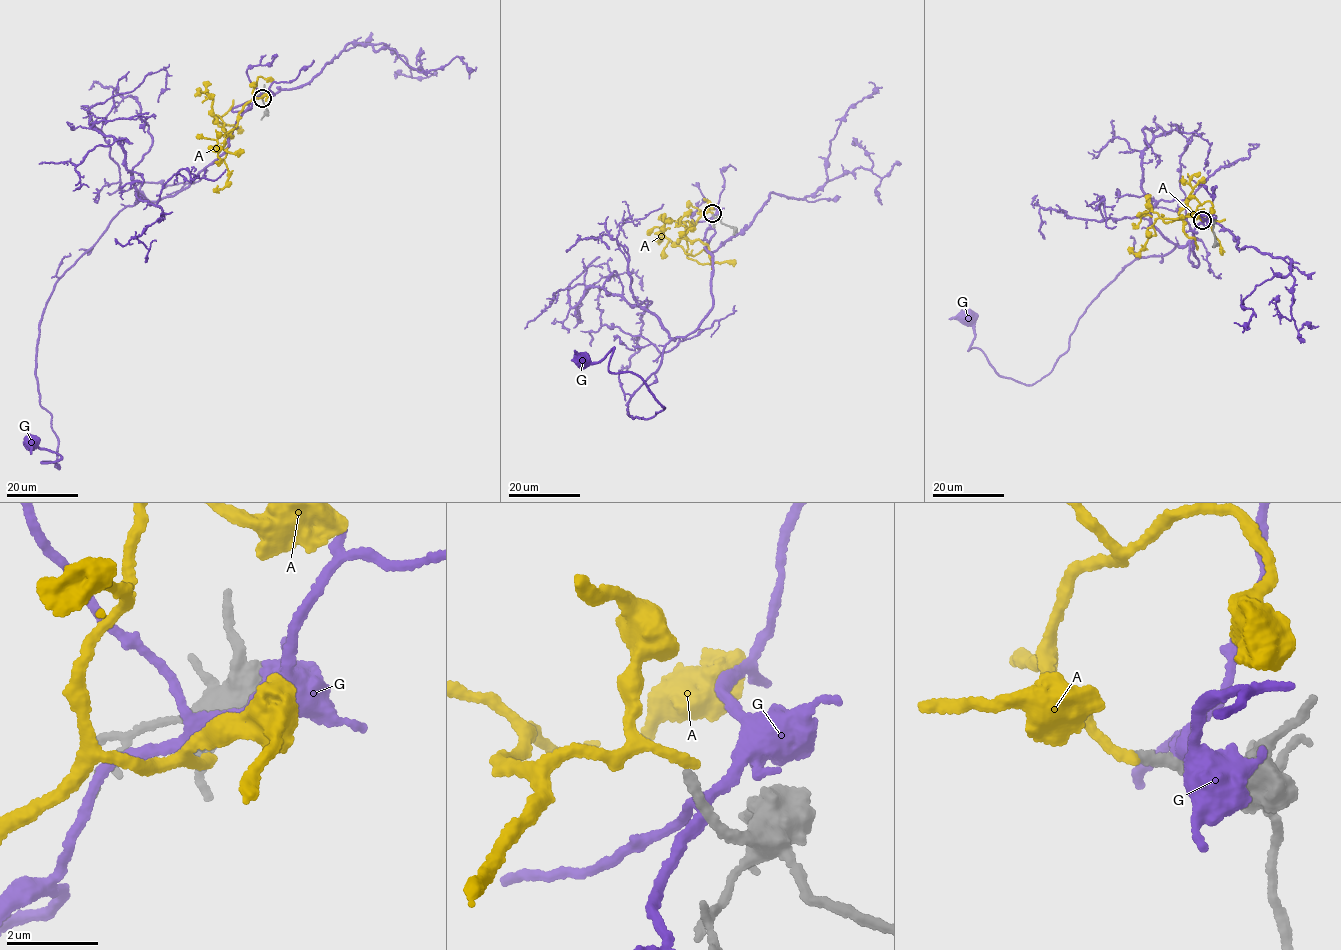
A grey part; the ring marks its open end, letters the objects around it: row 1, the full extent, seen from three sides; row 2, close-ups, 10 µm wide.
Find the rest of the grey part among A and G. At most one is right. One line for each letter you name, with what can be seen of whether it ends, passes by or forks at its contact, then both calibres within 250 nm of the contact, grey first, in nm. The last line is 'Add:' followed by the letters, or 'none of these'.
Add: none of these

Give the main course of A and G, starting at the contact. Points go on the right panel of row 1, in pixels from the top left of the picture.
A: (1202, 220), (1193, 212), (1163, 221), (1203, 209), (1222, 255)
G: (1205, 220), (1194, 229), (1197, 266), (1188, 243), (1125, 267), (1030, 385), (968, 349), (969, 317)

